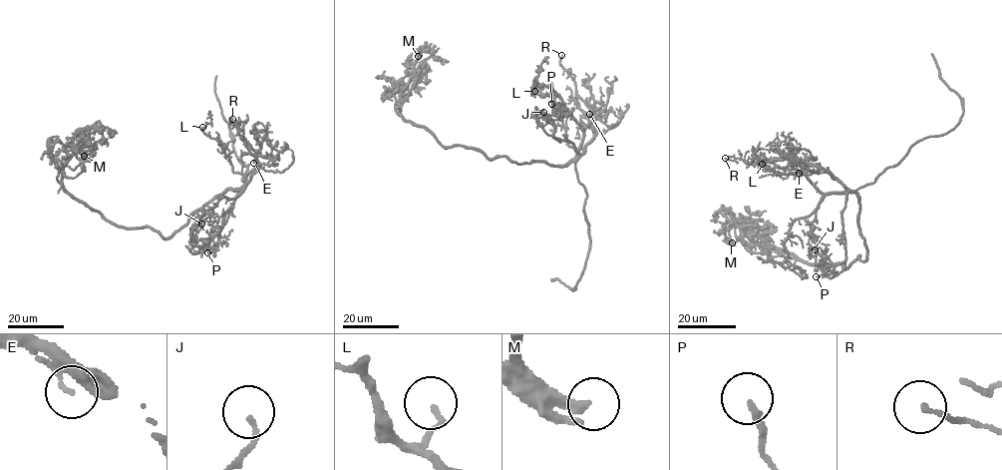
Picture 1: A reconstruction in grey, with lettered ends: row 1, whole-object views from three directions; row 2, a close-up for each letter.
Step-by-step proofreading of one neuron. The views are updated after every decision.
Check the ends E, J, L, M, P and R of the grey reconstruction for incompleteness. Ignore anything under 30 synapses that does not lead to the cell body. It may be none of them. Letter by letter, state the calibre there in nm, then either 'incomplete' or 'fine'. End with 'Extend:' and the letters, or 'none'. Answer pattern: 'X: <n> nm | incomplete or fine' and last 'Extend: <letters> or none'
E: 80 nm | fine
J: 120 nm | fine
L: 140 nm | fine
M: 280 nm | fine
P: 200 nm | fine
R: 110 nm | fine
Extend: none

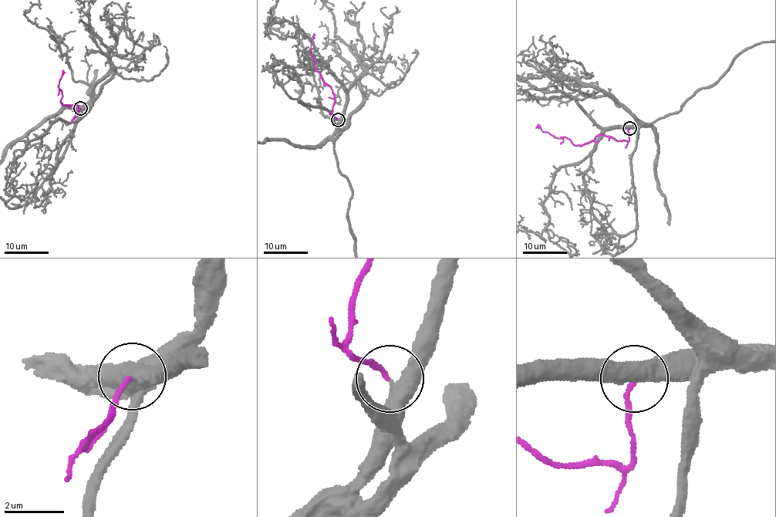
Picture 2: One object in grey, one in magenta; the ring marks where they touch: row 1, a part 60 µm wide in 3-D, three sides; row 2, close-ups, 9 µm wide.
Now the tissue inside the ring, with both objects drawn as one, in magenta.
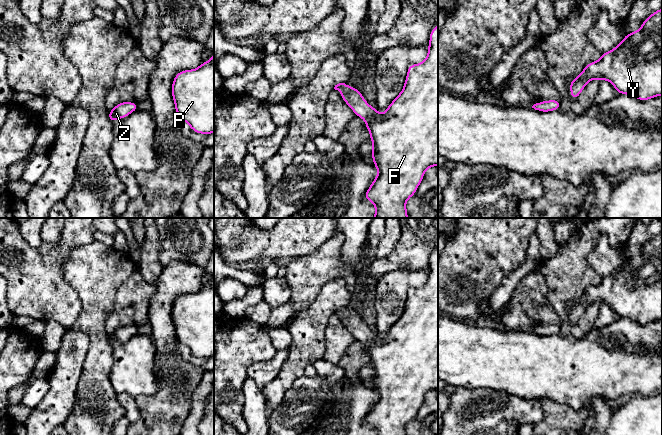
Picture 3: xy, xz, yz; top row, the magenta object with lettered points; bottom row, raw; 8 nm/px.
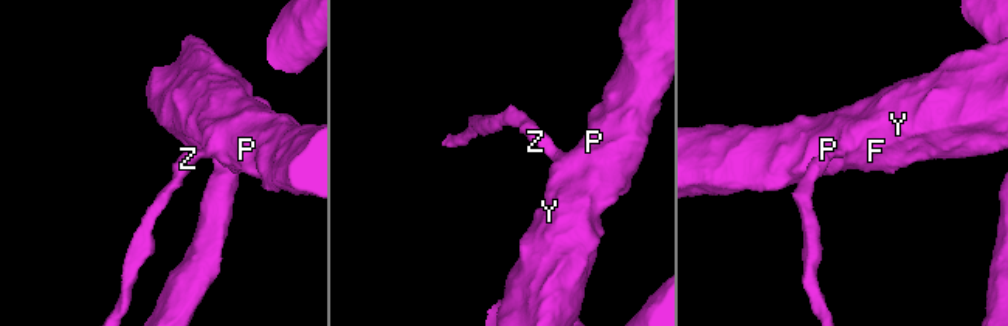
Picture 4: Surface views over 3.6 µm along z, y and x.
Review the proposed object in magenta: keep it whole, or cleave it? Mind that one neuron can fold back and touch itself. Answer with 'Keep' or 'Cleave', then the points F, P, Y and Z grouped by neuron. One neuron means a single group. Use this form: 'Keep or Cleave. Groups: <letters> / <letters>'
Keep. Groups: F P Y Z

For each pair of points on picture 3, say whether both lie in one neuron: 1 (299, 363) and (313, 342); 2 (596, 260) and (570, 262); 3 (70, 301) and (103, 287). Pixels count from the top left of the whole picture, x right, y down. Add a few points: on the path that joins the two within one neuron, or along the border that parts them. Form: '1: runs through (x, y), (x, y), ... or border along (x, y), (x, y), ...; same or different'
1: runs through (299, 358), (308, 347); same
2: border along (599, 240), (587, 255), (587, 261), (602, 276); different
3: border along (64, 279), (81, 303), (75, 321); different

